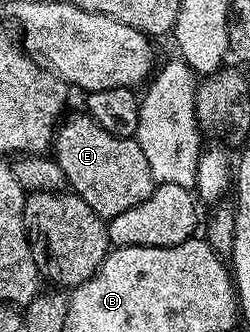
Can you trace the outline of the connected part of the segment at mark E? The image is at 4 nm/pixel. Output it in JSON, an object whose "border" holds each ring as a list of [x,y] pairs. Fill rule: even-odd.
{"border":[[[88,112],[80,113],[70,113],[58,125],[51,147],[52,157],[63,168],[68,189],[106,220],[135,208],[135,204],[143,204],[155,185],[143,148],[139,148],[136,138],[116,138],[111,132],[103,132]]]}

